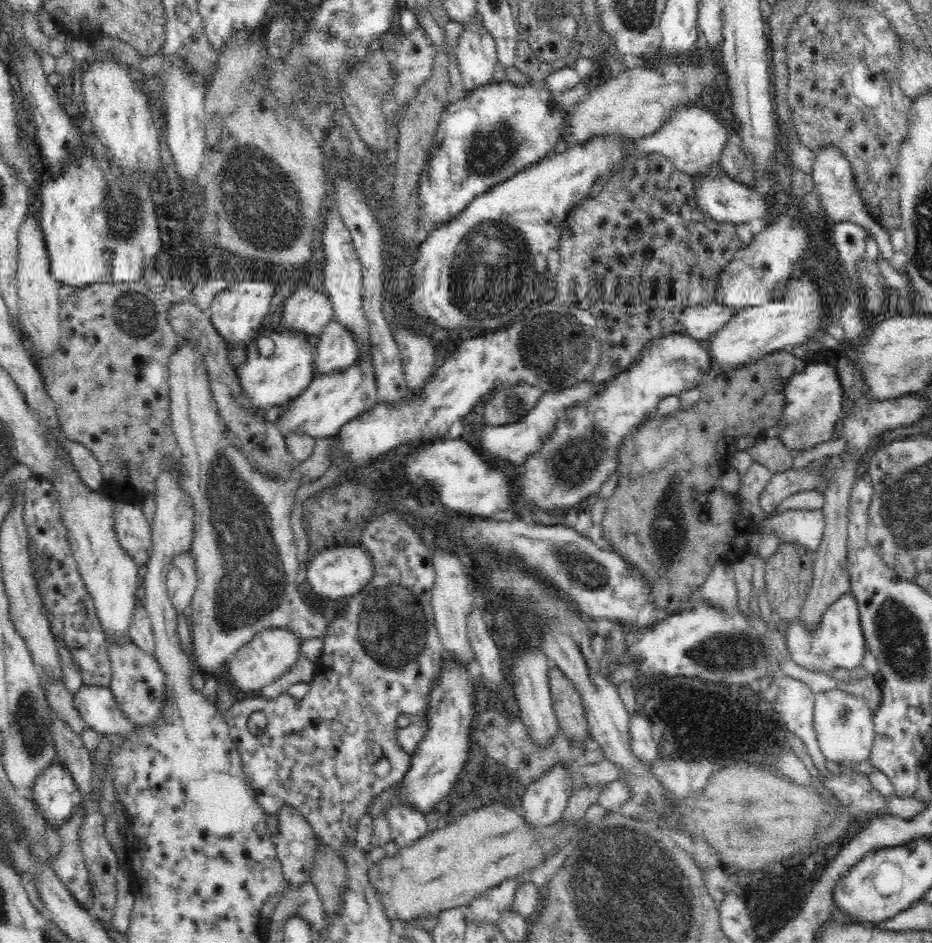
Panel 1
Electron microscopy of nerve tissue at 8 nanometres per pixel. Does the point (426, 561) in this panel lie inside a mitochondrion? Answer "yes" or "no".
no

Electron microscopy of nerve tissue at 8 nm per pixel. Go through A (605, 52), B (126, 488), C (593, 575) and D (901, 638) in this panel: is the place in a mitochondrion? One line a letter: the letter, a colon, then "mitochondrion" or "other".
A: other
B: other
C: mitochondrion
D: mitochondrion

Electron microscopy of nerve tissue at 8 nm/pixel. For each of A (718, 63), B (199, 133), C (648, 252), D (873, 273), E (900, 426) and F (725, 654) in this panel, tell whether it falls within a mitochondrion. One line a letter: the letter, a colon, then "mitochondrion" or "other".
A: other
B: other
C: other
D: other
E: other
F: mitochondrion

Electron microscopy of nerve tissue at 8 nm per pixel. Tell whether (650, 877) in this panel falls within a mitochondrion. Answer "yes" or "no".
yes

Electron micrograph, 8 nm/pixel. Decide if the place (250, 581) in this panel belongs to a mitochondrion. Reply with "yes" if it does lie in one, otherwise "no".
yes

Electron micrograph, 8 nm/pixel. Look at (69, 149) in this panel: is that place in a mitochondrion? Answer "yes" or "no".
no

